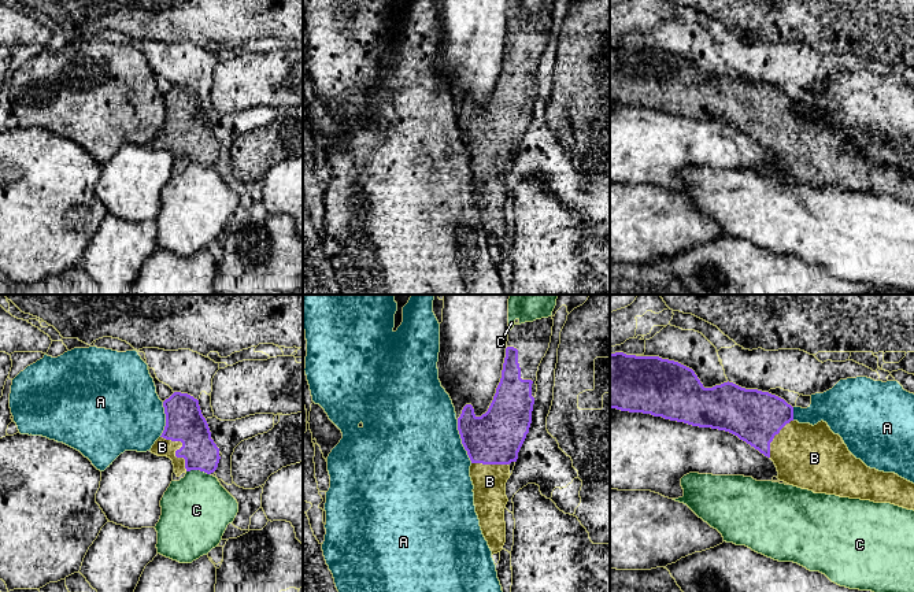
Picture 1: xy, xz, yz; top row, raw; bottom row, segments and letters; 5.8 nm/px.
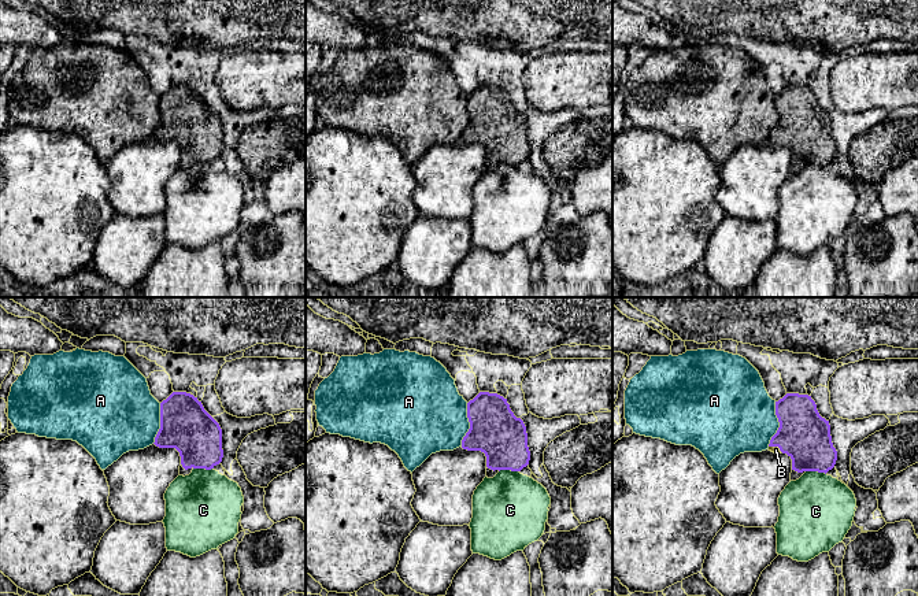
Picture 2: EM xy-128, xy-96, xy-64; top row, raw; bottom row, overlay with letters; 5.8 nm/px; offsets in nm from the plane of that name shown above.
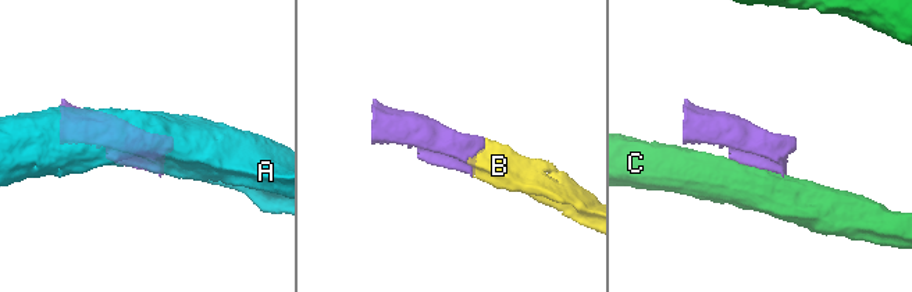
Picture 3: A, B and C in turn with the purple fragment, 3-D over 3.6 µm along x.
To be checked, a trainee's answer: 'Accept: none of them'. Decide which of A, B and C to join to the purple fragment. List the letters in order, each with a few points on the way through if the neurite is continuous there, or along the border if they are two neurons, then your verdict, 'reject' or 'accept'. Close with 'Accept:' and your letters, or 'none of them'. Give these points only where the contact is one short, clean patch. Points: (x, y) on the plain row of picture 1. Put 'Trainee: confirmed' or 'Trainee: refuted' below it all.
A: reject
B: accept
C: reject
Accept: B
Trainee: refuted

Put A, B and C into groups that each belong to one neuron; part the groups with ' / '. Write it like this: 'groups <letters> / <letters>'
groups A / B / C

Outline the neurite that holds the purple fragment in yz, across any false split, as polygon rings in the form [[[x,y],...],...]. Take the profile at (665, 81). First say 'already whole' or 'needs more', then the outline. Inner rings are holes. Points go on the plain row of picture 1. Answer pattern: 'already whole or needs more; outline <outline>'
needs more; outline [[[623,45],[610,47],[610,101],[651,107],[692,119],[729,125],[770,151],[777,160],[778,173],[789,178],[808,182],[814,186],[891,196],[914,203],[914,177],[895,166],[884,166],[867,160],[848,144],[843,132],[835,127],[826,115],[821,114],[814,119],[799,116],[793,112],[793,100],[769,85],[745,82],[729,74],[713,81],[704,81],[695,64],[678,55],[659,49],[636,49]]]

